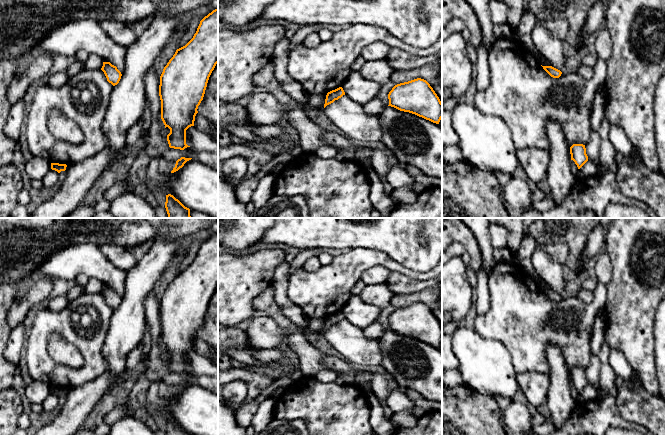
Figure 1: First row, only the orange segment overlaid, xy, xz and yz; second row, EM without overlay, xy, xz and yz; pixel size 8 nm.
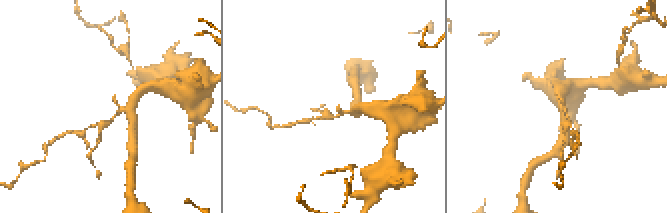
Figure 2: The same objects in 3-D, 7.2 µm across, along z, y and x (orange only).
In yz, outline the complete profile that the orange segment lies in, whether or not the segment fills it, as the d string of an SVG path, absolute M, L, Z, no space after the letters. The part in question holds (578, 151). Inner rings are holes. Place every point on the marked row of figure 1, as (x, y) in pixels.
M573 144L570 147L571 160L575 162L578 169L580 169L587 161L586 148L583 144Z

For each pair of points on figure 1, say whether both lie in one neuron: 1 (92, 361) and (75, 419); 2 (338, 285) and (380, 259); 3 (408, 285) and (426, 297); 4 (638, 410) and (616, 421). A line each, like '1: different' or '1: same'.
1: different
2: same
3: different
4: different

